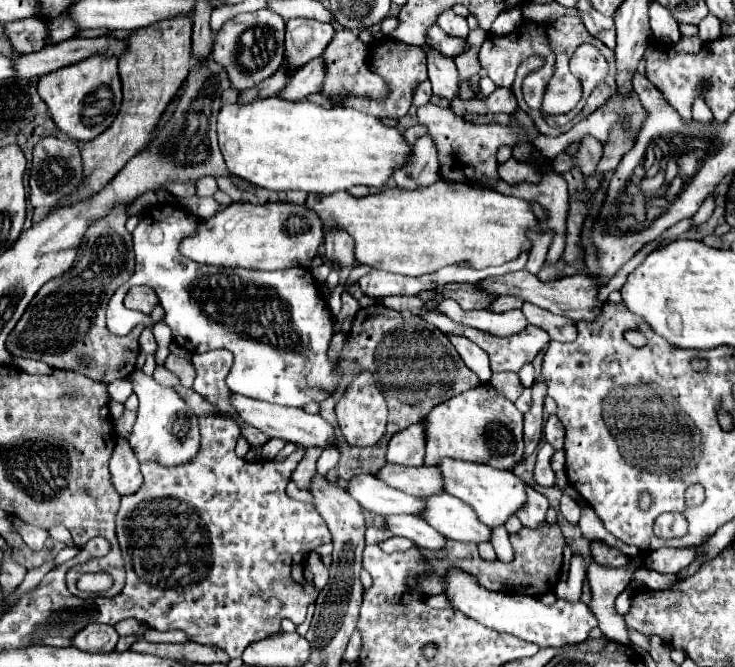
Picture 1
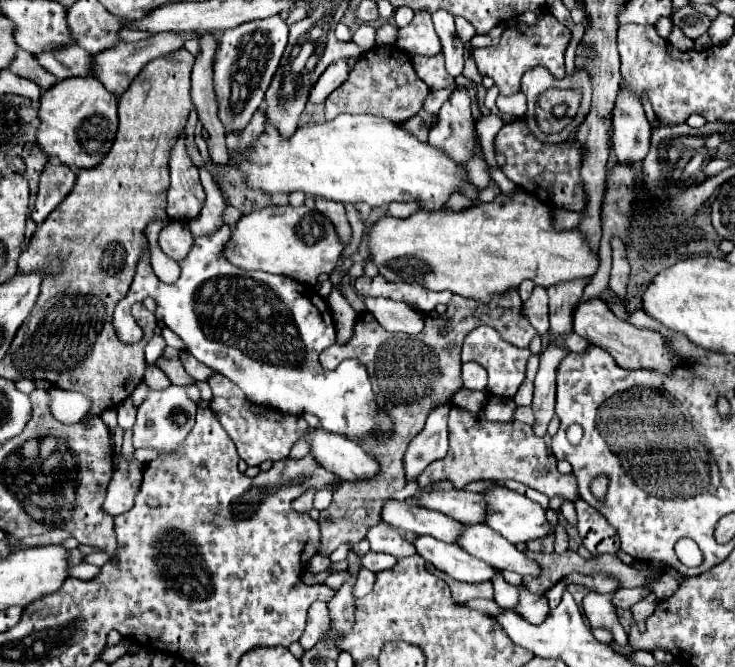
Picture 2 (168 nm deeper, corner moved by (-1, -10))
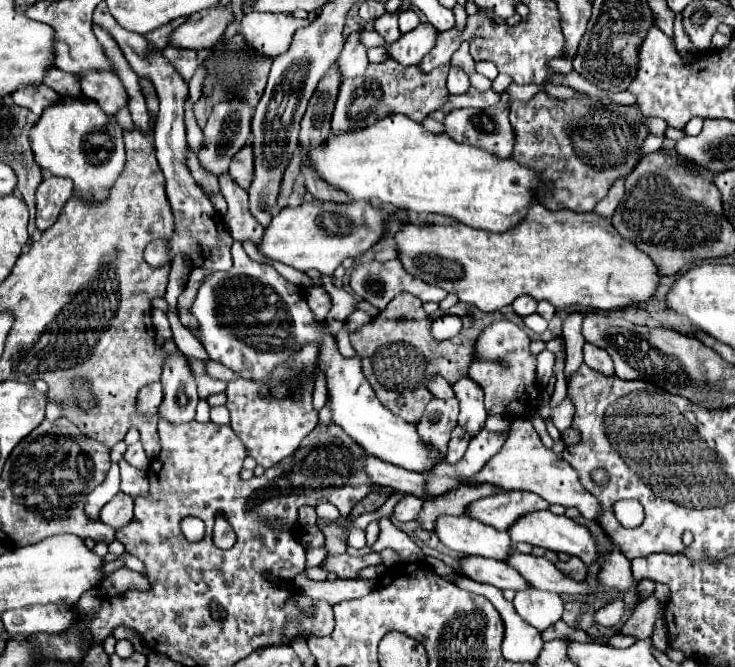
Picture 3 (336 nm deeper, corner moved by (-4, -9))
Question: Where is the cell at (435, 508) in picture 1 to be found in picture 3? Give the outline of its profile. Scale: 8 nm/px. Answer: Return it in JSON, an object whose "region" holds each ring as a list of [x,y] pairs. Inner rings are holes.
{"region":[[[515,548],[509,550],[507,564],[513,566],[531,586],[555,594],[585,594],[591,592],[583,582],[573,582],[569,576],[561,574],[553,562],[547,558],[537,558],[533,554],[523,554]]]}

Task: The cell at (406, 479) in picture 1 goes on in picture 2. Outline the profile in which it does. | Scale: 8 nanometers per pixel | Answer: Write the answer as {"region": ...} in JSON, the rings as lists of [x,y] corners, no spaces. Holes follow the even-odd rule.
{"region":[[[462,489],[430,491],[430,493],[418,493],[416,501],[422,507],[442,511],[466,525],[484,523],[486,519],[486,501],[482,499],[480,493],[468,493]]]}

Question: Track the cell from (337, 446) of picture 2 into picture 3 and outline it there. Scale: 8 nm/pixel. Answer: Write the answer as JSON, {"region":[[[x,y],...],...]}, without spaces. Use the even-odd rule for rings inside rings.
{"region":[[[371,454],[363,456],[363,470],[365,470],[367,478],[379,486],[389,486],[397,492],[407,492],[407,494],[413,494],[417,498],[427,500],[425,480],[421,478],[421,474],[417,474],[413,470],[393,466],[385,460],[371,456]]]}

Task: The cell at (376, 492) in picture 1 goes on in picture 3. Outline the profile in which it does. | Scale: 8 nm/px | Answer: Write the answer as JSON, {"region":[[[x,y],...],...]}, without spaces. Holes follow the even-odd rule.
{"region":[[[443,514],[435,520],[433,532],[437,538],[451,550],[459,554],[477,554],[485,558],[505,560],[511,548],[511,540],[507,532],[493,530],[467,514],[449,516]]]}

